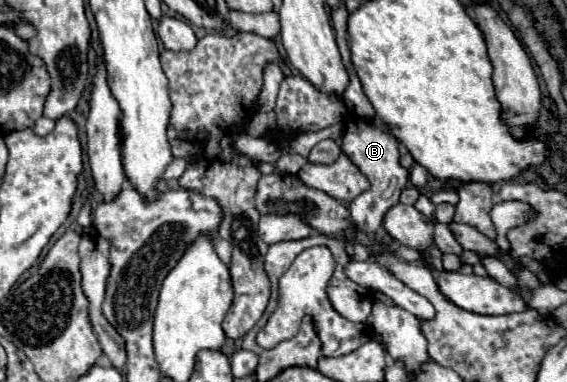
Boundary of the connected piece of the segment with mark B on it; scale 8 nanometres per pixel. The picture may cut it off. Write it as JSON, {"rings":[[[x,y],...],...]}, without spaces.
{"rings":[[[348,115],[346,117],[346,131],[342,137],[342,151],[360,167],[360,171],[368,177],[370,189],[358,195],[352,203],[349,204],[350,219],[362,233],[372,233],[378,230],[382,225],[384,213],[398,203],[400,191],[408,181],[408,169],[404,169],[398,161],[398,141],[382,131],[376,123],[376,119],[368,121],[358,115]]]}

